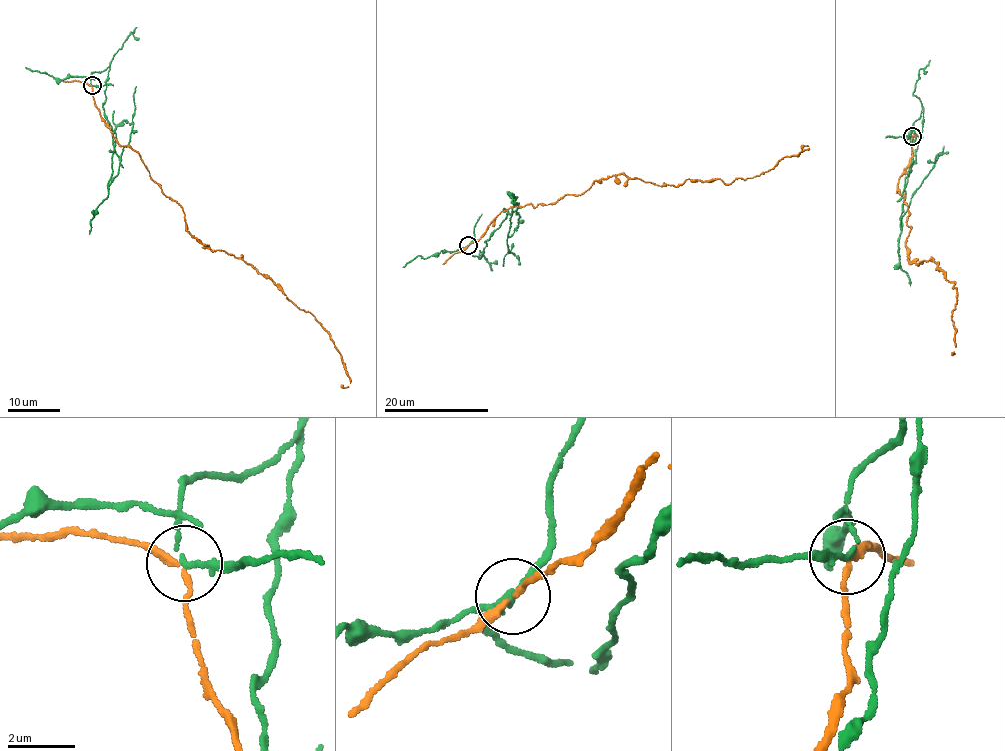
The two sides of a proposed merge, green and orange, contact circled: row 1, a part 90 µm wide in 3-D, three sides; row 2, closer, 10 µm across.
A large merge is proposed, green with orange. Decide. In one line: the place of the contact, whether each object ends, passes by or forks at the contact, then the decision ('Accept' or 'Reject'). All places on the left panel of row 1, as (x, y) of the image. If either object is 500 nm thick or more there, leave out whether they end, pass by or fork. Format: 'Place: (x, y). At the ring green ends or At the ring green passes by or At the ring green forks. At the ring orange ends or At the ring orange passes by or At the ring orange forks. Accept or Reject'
Place: (92, 85). At the ring green passes by. At the ring orange passes by. Reject

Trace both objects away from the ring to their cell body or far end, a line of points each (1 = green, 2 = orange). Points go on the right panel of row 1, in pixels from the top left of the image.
1: (912, 136), (912, 125), (923, 113), (922, 134), (905, 180), (900, 224), (914, 192), (943, 145)
2: (912, 136), (909, 165), (896, 192), (908, 208), (907, 254), (911, 263), (934, 259), (957, 287), (950, 353)

